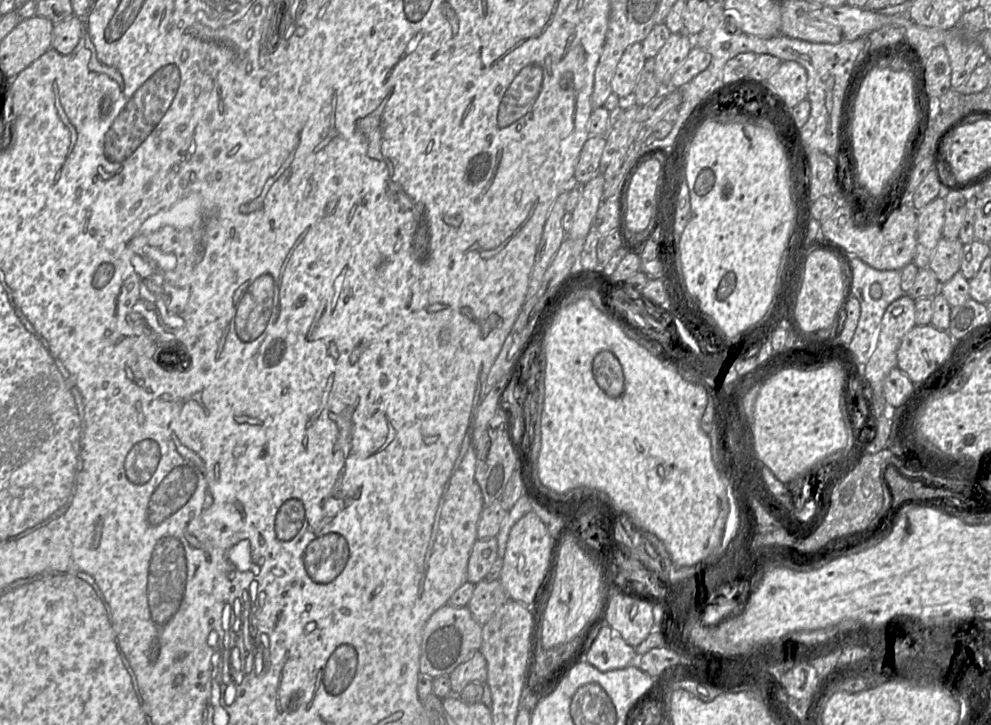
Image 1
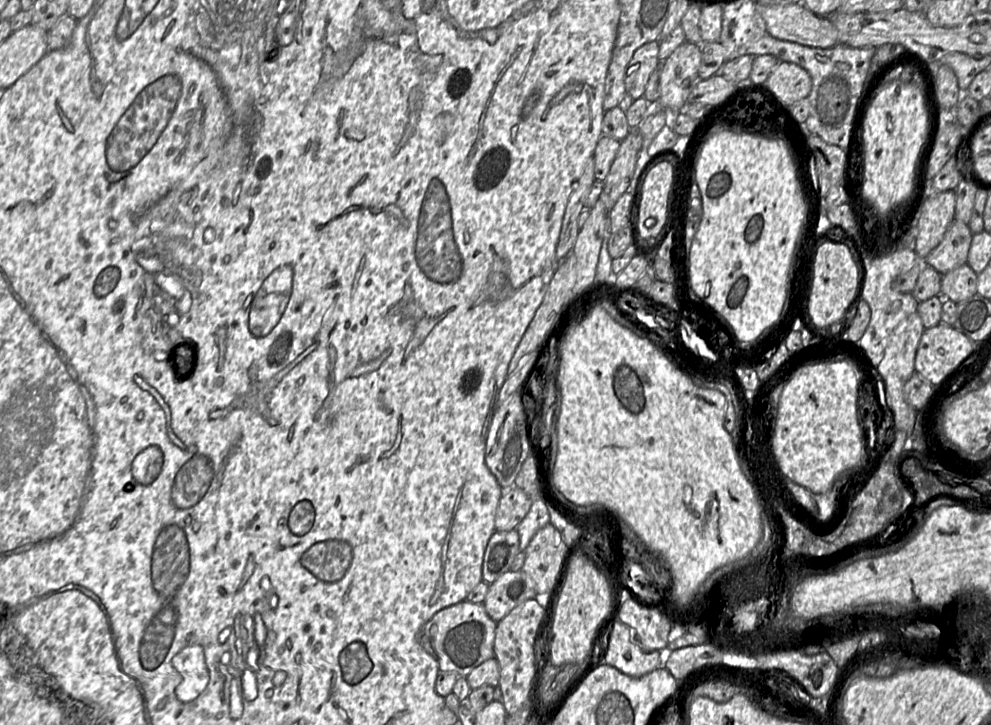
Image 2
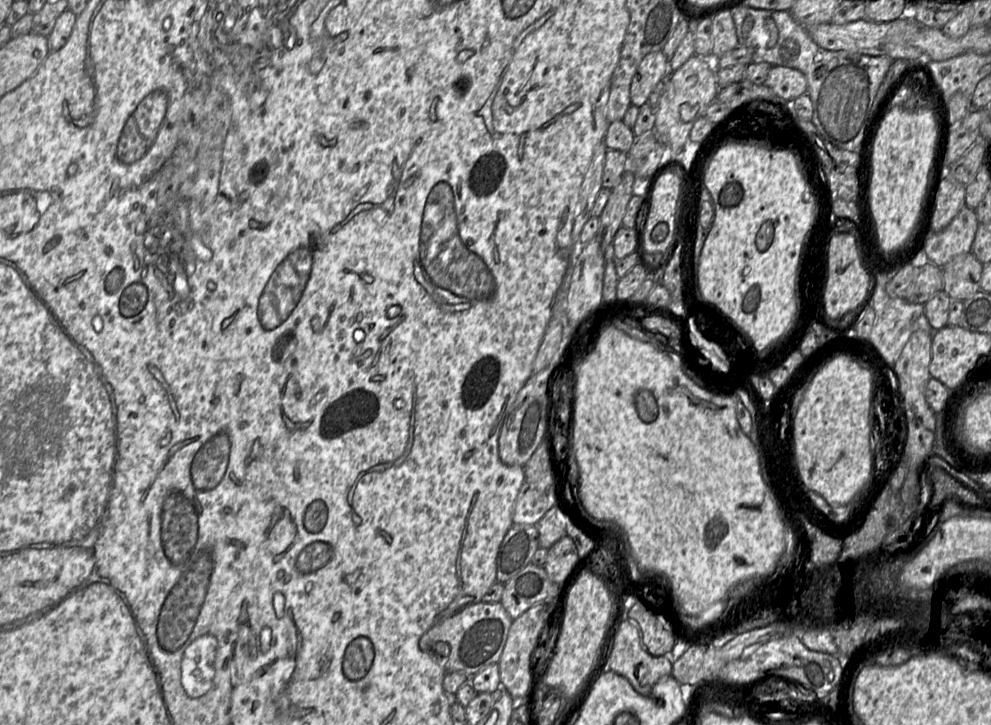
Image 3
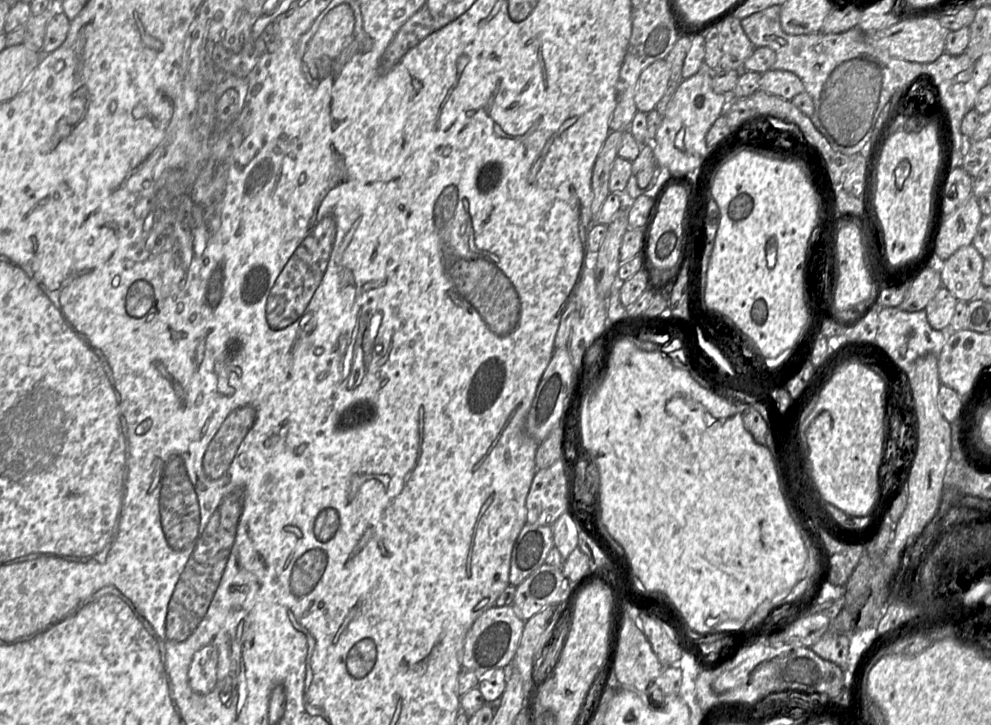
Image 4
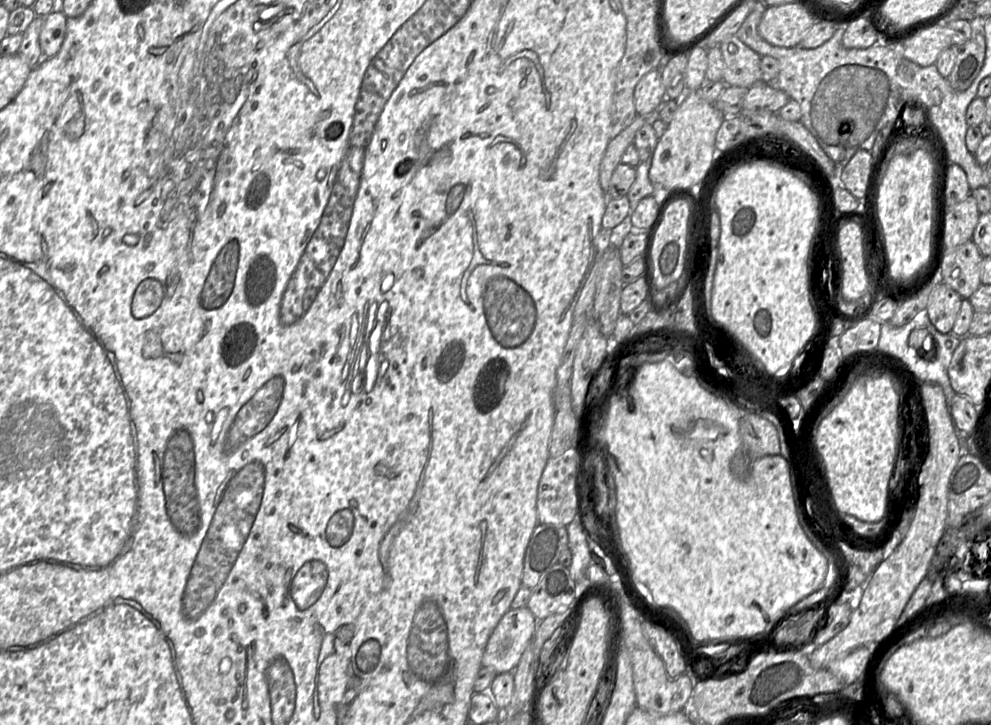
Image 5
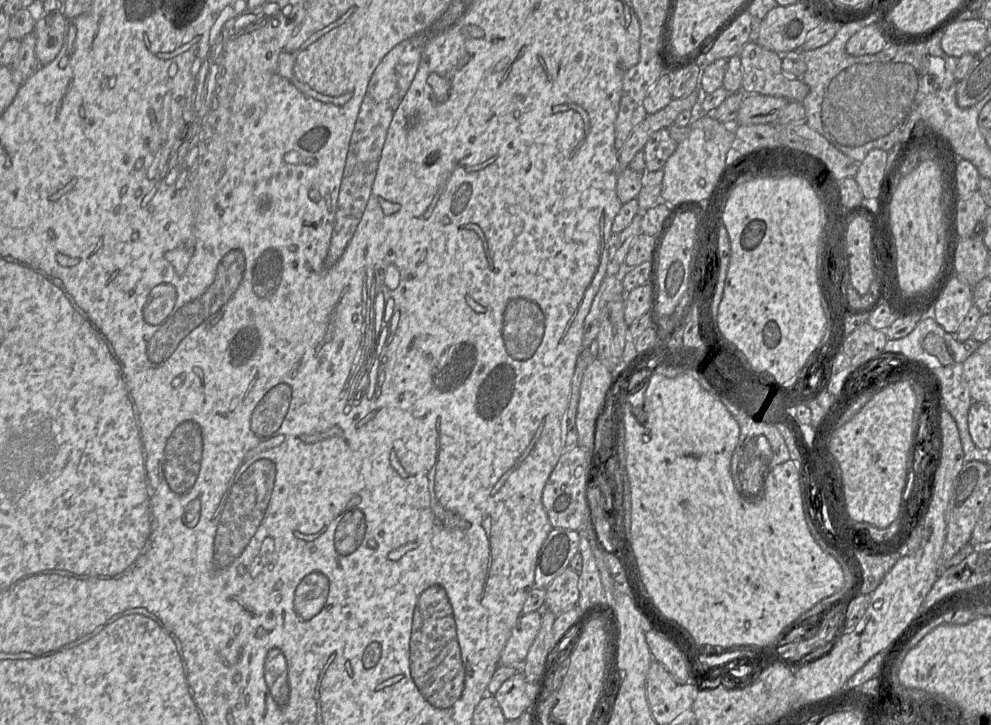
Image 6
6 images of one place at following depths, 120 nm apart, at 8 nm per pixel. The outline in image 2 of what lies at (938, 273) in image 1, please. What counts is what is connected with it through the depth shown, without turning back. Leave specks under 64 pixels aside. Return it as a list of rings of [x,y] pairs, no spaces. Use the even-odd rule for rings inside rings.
[[[954,219],[941,243],[921,262],[945,275],[967,264],[972,237],[968,224]]]

